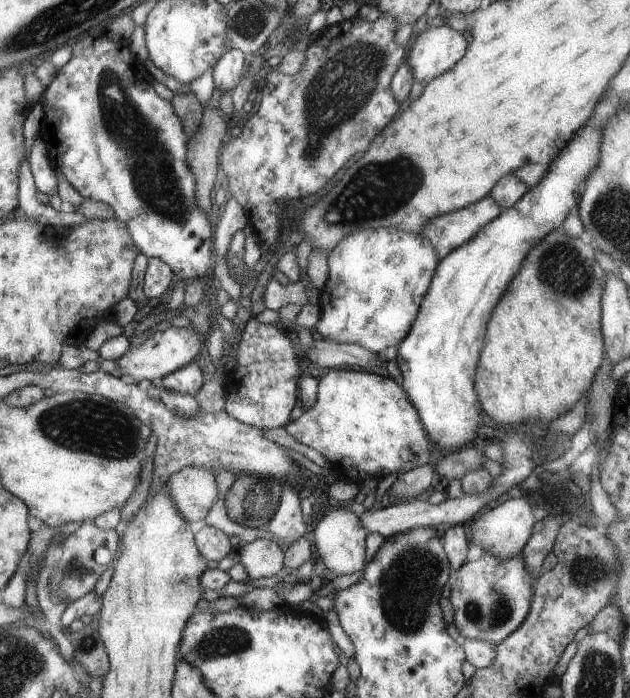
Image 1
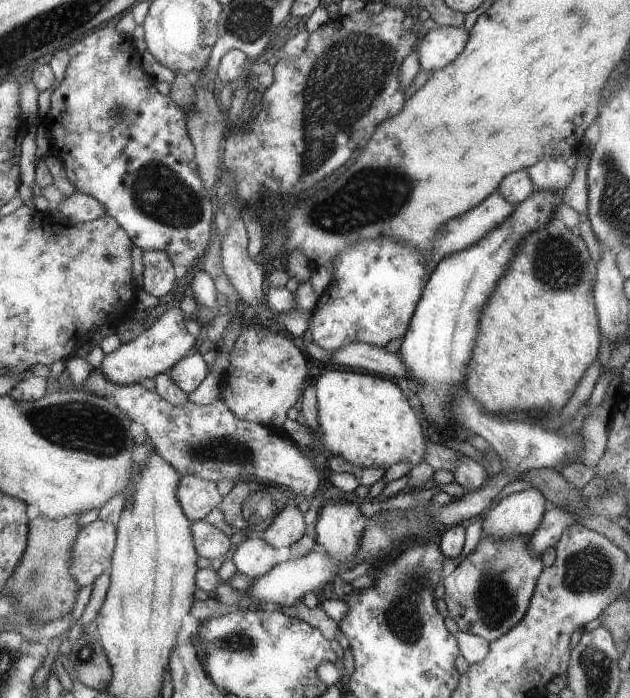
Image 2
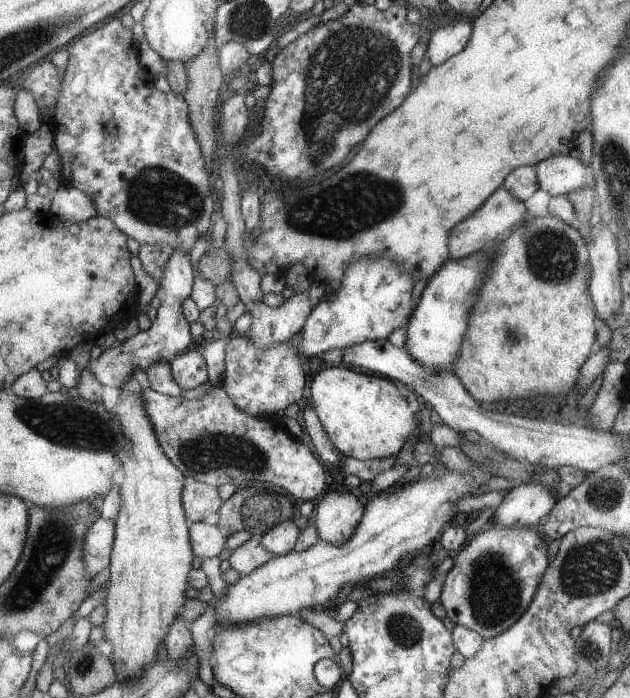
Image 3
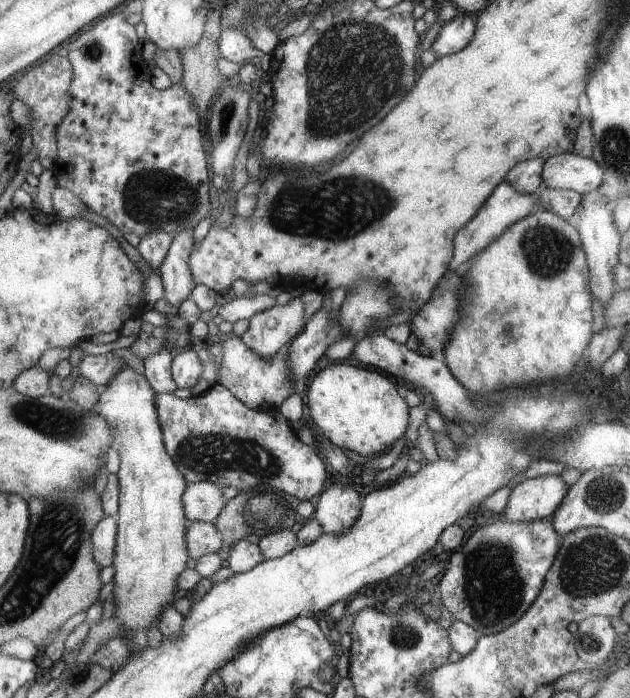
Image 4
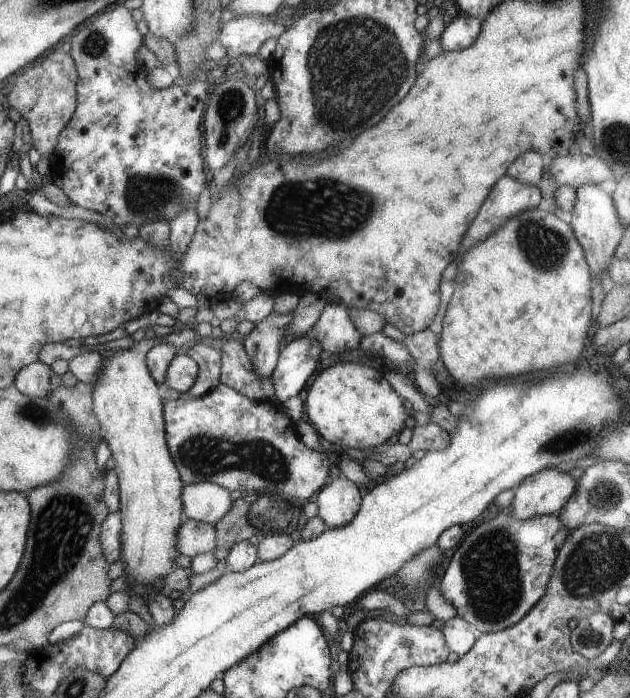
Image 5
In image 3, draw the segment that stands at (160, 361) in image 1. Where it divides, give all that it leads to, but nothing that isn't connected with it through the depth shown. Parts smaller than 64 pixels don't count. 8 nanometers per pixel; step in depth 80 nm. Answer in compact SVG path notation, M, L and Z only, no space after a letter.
M174 249L172 256L168 259L163 279L161 280L160 300L157 316L151 322L150 328L139 331L125 341L117 342L109 349L102 351L97 360L90 360L88 368L104 386L121 388L134 374L135 370L145 372L151 365L160 361L171 361L179 354L185 353L188 346L194 342L190 335L190 323L182 312L183 300L191 296L191 290L195 281L195 271L190 264L190 253Z

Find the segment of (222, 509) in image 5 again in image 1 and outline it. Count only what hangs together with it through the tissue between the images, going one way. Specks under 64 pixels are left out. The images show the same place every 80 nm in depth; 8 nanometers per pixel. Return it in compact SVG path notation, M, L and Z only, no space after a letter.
M190 465L167 478L168 494L181 515L199 525L218 499L215 475L203 466Z

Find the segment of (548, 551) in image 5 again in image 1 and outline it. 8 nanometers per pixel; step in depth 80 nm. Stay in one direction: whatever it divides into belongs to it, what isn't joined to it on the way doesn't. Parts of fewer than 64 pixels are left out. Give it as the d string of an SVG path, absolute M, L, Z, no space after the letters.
M483 553L478 560L466 561L453 572L449 588L451 596L448 600L454 609L454 624L459 634L467 639L499 645L525 622L533 598L534 582L521 554L502 560Z

